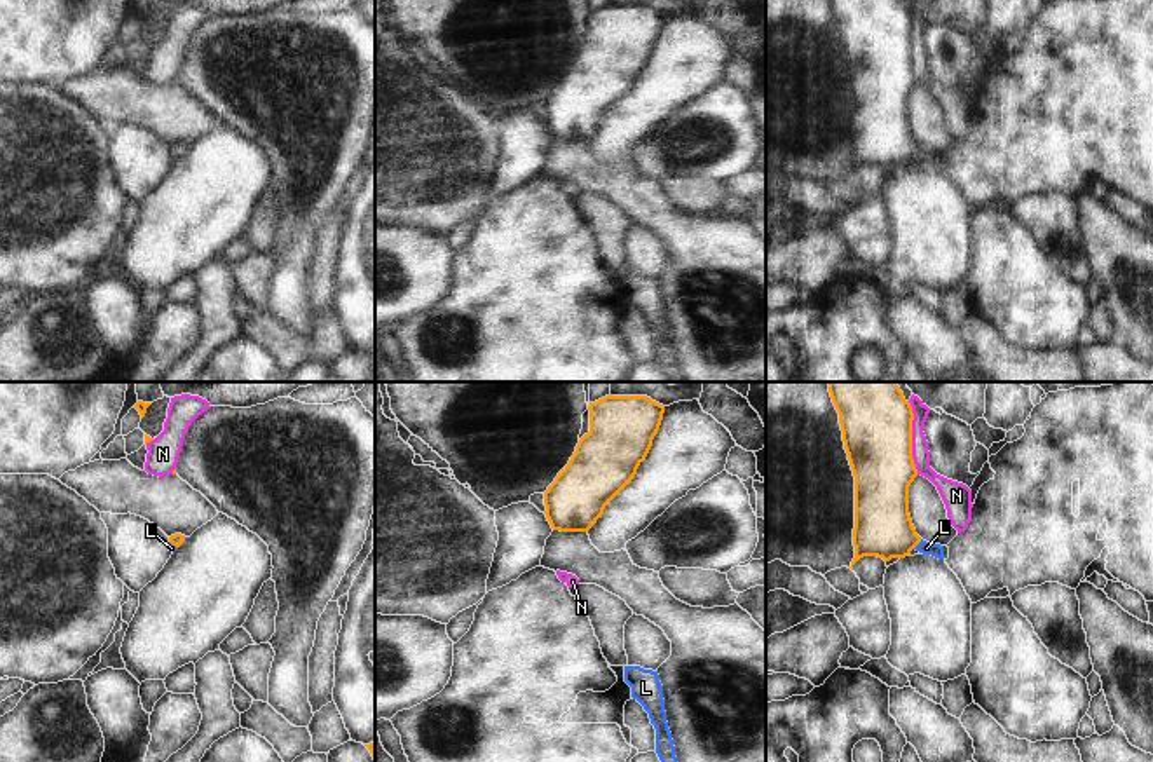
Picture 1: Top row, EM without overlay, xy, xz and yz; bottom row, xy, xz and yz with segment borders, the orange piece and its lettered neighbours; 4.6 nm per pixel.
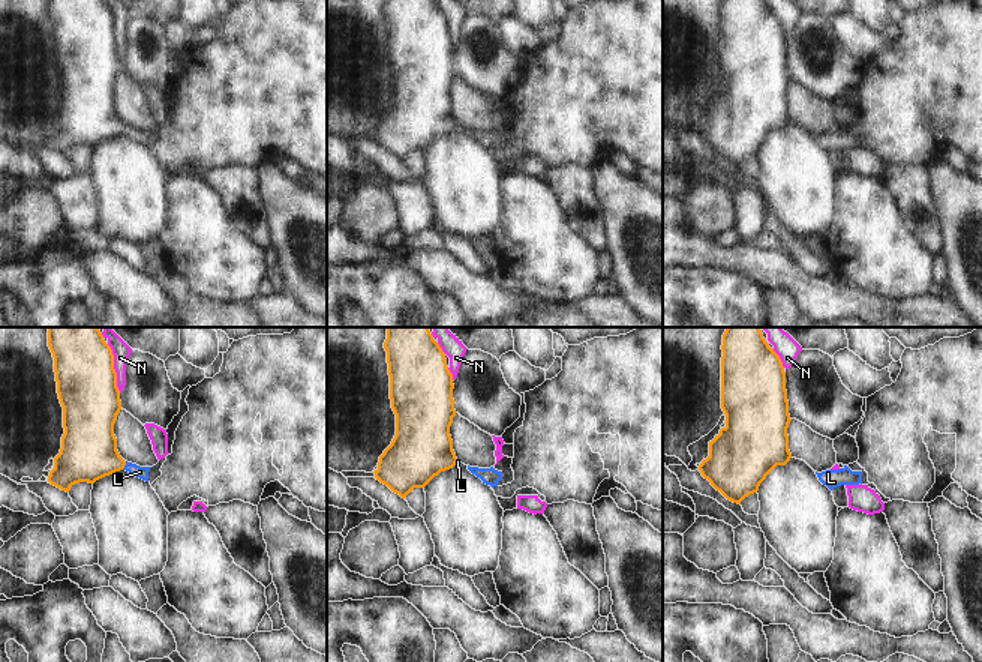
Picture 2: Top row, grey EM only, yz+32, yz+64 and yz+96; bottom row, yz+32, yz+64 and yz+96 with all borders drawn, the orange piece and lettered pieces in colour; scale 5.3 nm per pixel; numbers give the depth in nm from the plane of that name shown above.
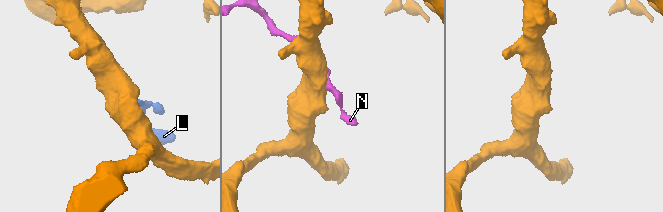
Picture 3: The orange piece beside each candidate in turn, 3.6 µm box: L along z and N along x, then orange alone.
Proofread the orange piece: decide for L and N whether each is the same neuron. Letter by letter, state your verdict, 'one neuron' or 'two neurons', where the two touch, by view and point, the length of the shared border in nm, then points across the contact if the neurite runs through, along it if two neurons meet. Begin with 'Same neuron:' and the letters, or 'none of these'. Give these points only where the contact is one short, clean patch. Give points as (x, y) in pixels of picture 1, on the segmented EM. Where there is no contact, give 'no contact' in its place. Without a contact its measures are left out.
Same neuron: L
L: one neuron; meets orange in yz at (916, 544); contact 60 nm long; runs through yz (883, 527), (895, 537), (916, 544), (927, 548)
N: two neurons; meets orange in yz at (911, 438); contact 340 nm long

